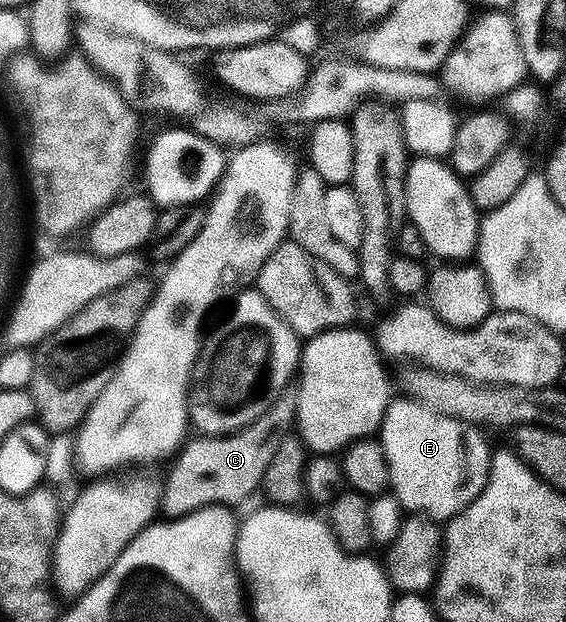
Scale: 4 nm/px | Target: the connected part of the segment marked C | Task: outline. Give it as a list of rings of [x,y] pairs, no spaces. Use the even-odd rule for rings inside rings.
[[[295,389],[280,391],[278,399],[241,431],[233,431],[229,435],[200,434],[195,437],[199,439],[188,438],[174,456],[170,464],[171,472],[162,482],[162,514],[180,519],[200,507],[236,505],[242,499],[249,498],[254,491],[258,492],[265,469],[269,469],[269,461],[273,461],[273,453],[277,453],[277,445],[292,434],[298,396]]]

